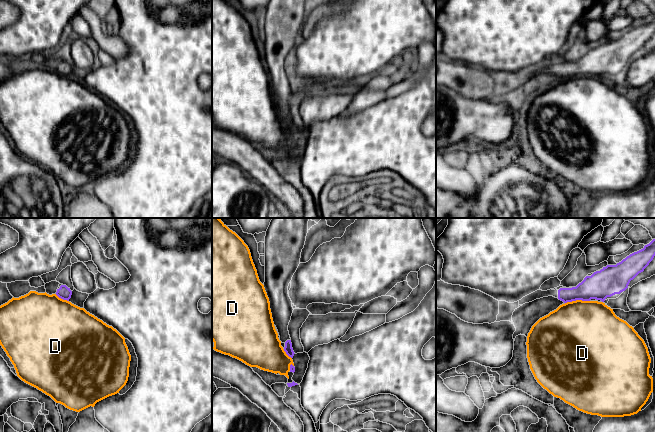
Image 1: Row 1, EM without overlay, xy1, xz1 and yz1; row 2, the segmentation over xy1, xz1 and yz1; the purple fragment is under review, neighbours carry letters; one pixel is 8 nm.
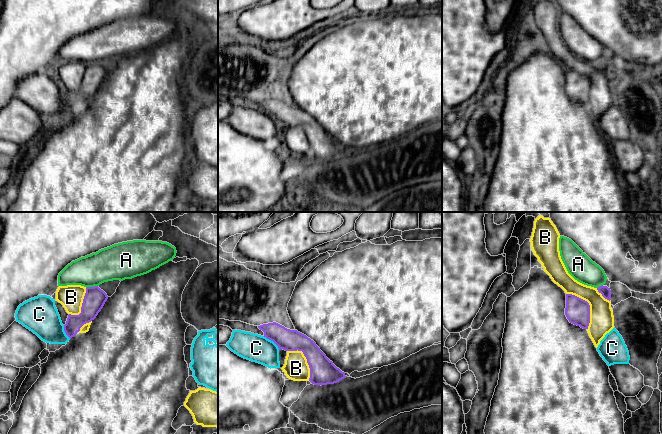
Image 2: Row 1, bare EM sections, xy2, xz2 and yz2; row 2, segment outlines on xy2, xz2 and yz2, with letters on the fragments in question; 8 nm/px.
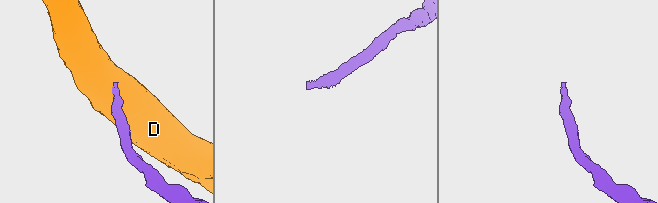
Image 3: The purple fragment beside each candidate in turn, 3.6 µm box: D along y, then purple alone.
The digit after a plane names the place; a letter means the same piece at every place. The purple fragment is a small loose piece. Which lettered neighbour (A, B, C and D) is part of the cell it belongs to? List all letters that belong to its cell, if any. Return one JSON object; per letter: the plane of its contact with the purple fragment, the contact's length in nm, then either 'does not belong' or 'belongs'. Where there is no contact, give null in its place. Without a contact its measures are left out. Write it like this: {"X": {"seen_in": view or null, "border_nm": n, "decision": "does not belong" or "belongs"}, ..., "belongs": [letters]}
{"A": {"seen_in": "xy2", "border_nm": 100, "decision": "does not belong"}, "B": {"seen_in": "yz2", "border_nm": 340, "decision": "does not belong"}, "C": {"seen_in": "xz2", "border_nm": 170, "decision": "does not belong"}, "D": {"seen_in": "yz1", "border_nm": 200, "decision": "does not belong"}, "belongs": []}

